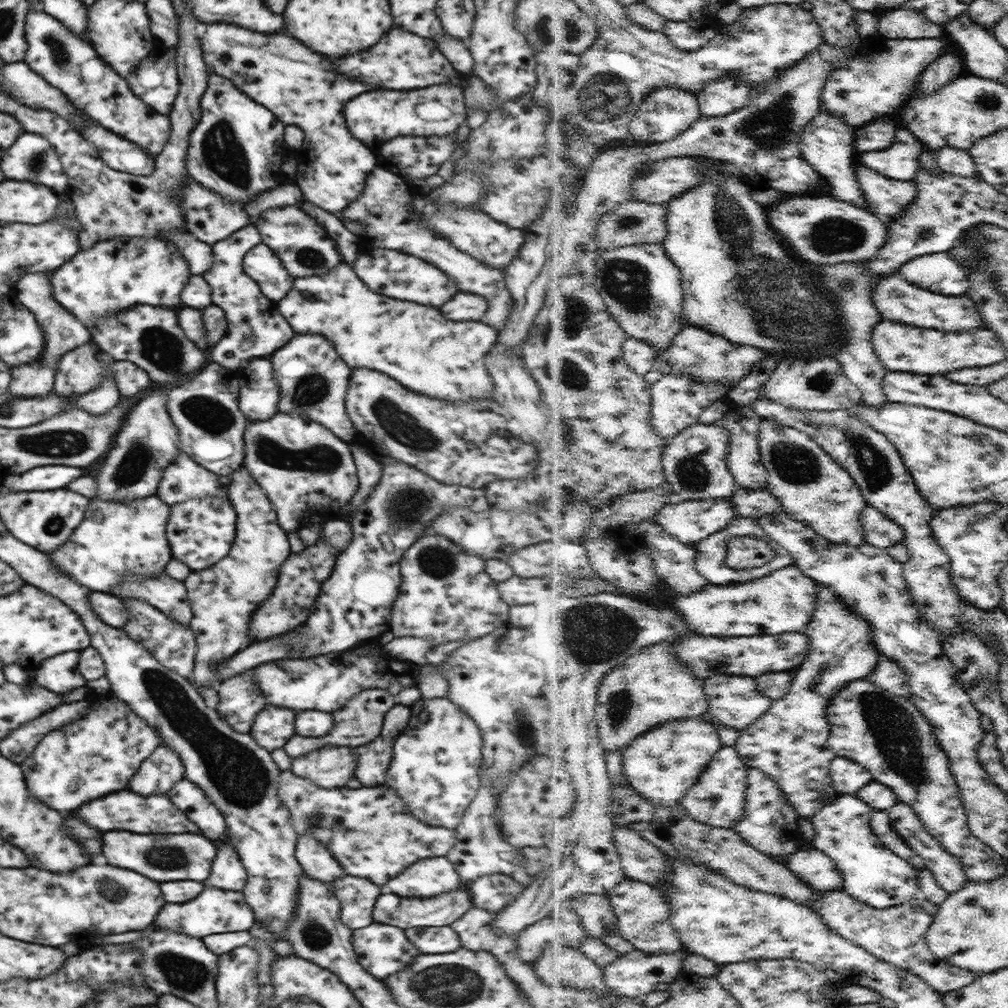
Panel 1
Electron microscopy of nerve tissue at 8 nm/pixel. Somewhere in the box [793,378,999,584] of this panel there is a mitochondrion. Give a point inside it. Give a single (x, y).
(877, 475)

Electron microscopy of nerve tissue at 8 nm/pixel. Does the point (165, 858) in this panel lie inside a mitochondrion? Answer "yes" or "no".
yes

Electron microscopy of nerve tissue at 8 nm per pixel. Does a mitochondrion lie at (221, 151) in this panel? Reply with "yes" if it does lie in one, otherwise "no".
yes

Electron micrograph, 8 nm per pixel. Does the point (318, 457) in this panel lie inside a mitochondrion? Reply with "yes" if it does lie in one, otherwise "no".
yes

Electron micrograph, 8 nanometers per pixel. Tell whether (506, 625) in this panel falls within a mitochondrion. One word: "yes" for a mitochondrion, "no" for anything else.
no

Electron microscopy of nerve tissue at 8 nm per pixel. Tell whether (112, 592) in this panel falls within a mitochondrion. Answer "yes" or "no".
no

